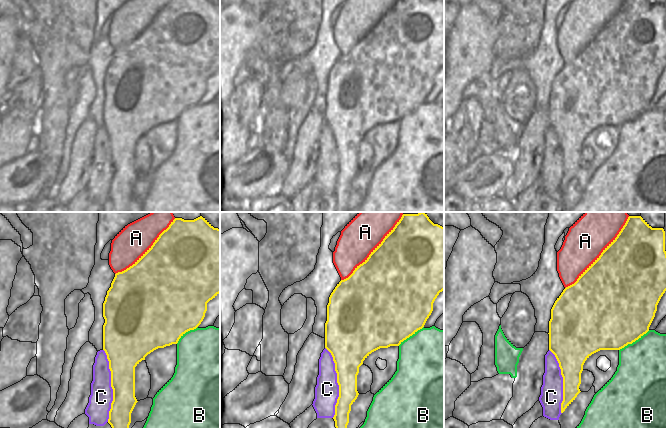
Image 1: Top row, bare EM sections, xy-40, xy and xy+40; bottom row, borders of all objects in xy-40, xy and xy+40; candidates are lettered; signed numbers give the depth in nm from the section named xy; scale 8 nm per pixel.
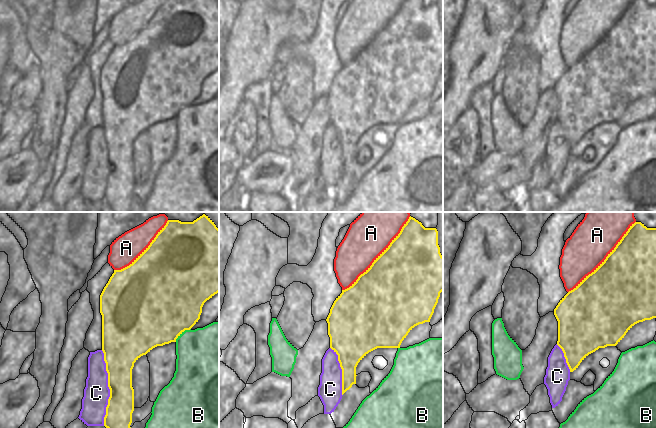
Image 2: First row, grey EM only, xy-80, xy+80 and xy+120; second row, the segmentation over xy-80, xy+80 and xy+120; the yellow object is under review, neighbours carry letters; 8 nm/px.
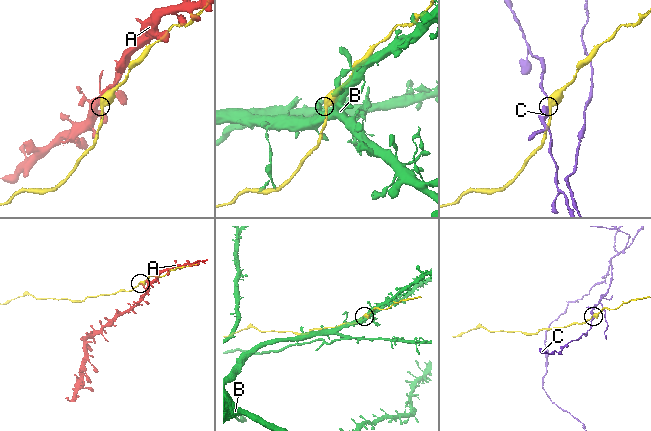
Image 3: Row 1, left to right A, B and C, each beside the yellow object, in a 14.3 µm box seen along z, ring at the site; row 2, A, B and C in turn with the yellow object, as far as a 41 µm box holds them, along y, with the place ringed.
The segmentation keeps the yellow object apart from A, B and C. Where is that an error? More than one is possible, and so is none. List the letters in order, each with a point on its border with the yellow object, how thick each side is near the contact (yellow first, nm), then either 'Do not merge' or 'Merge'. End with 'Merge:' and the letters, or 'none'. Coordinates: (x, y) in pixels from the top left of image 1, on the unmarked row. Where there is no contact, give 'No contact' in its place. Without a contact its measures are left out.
A: Touches yellow at xy+40 (598, 34). Thickness 500 nm (yellow) against 320 nm. Do not merge
B: Touches yellow at xy+40 (634, 117). Thickness 500 nm (yellow) against 380 nm. Do not merge
C: Touches yellow at xy-40 (111, 161). Thickness 240 nm (yellow) against 180 nm. Do not merge
Merge: none.

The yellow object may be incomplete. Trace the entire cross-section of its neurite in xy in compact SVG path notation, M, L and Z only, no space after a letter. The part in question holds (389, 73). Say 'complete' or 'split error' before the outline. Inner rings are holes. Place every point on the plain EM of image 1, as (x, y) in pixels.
complete; M396 0L395 3L385 12L383 17L371 28L369 33L355 44L353 49L346 55L341 56L329 73L327 81L327 97L325 99L325 124L331 129L337 149L339 161L339 173L335 181L335 211L346 212L349 199L351 181L357 175L357 151L363 137L374 127L390 122L399 122L404 116L422 105L433 87L433 79L440 68L444 66L444 3L438 0Z

